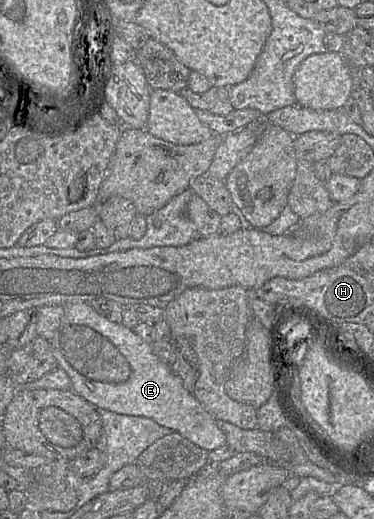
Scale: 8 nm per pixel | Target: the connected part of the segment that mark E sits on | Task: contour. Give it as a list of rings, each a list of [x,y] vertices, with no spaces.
[[[71,303],[64,306],[64,311],[59,328],[48,342],[59,368],[68,374],[76,394],[96,408],[150,418],[206,451],[213,451],[226,444],[226,436],[218,427],[216,419],[203,409],[193,393],[184,388],[181,378],[172,371],[170,365],[155,355],[151,344],[134,331],[100,316],[90,304]]]

